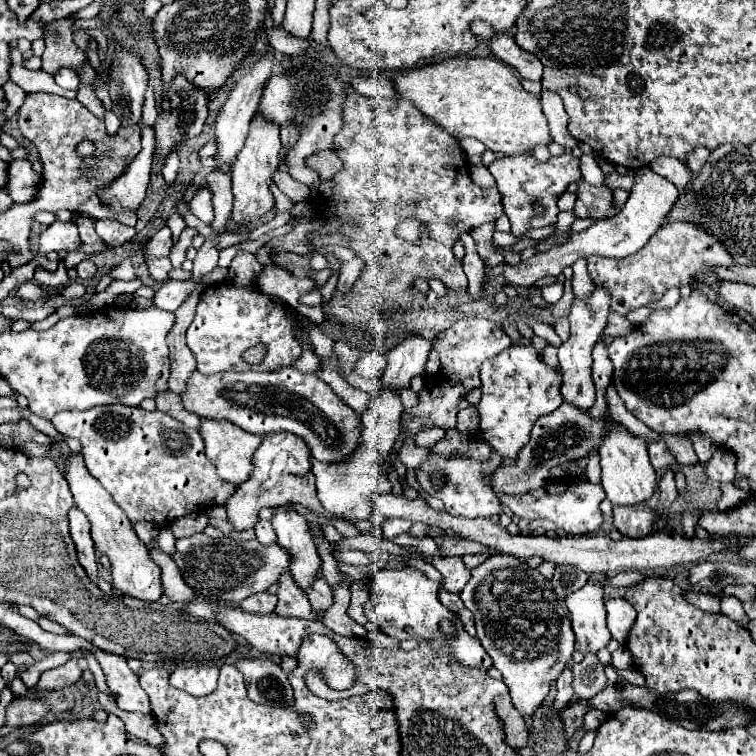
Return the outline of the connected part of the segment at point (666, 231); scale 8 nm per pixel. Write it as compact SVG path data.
M666 223L650 237L650 241L634 255L624 259L600 257L592 255L588 259L588 273L598 287L608 287L612 311L626 317L630 311L636 311L644 305L656 303L664 297L664 293L672 287L688 285L692 287L700 277L714 271L714 267L734 267L732 255L710 235L710 231L702 231L692 223Z

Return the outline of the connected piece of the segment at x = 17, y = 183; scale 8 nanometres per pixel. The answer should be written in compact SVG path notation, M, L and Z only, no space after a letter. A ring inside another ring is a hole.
M18 159L12 161L8 167L8 187L10 187L10 197L16 203L28 203L36 197L38 193L38 175L30 167L28 159Z

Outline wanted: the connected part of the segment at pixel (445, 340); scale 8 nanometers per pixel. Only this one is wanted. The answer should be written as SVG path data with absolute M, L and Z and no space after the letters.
M464 317L438 335L438 343L432 347L432 351L428 355L428 363L426 363L426 385L418 393L420 405L406 409L402 415L402 425L406 429L410 429L410 437L398 451L398 459L406 465L408 471L416 469L426 459L426 455L430 451L430 449L414 447L414 443L412 443L412 437L422 427L422 421L432 421L434 425L444 427L444 429L456 429L458 401L466 395L466 391L478 387L480 365L486 359L496 357L510 345L512 345L512 341L504 333L504 329L498 323L484 319L484 317Z

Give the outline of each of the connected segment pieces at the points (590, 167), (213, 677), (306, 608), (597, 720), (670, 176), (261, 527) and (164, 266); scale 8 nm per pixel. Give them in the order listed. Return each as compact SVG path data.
M582 155L580 157L580 169L582 169L582 179L592 183L592 185L604 185L604 173L602 169L596 165L592 155Z
M178 667L168 683L180 691L186 691L194 697L210 695L216 689L218 681L218 667Z
M284 571L278 579L278 605L276 611L282 617L300 617L300 619L322 619L322 615L314 613L308 597L298 589L298 585L294 583L294 579Z
M590 708L584 716L584 728L586 731L596 731L605 721L607 715L605 712Z
M658 157L658 159L650 161L648 167L650 167L654 173L658 173L658 175L666 177L668 181L672 181L678 189L684 189L686 183L688 183L690 177L692 177L690 169L684 167L684 163L680 163L680 161L674 159L674 157Z
M260 519L260 521L256 523L254 531L256 531L256 539L258 539L260 543L270 545L270 543L276 541L276 535L274 535L274 529L272 529L272 523L266 521L266 519Z
M150 259L148 261L148 271L152 275L152 279L160 285L164 283L164 279L168 279L168 271L172 269L170 259Z

